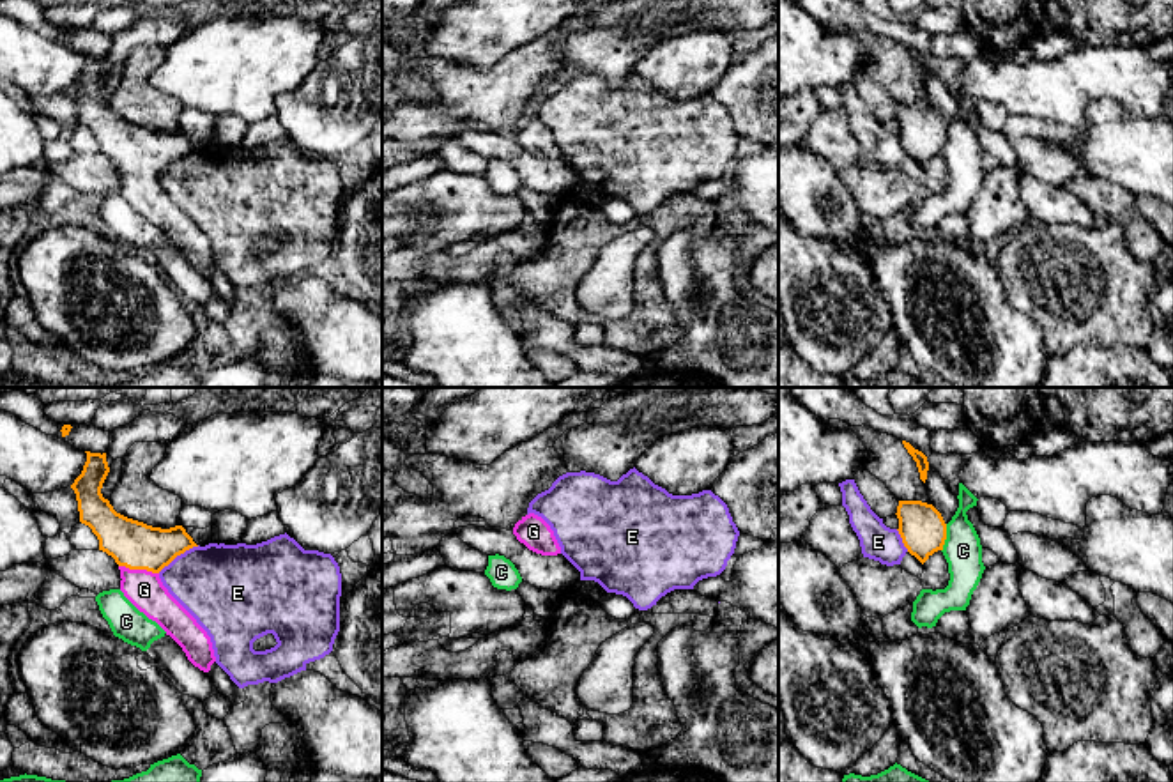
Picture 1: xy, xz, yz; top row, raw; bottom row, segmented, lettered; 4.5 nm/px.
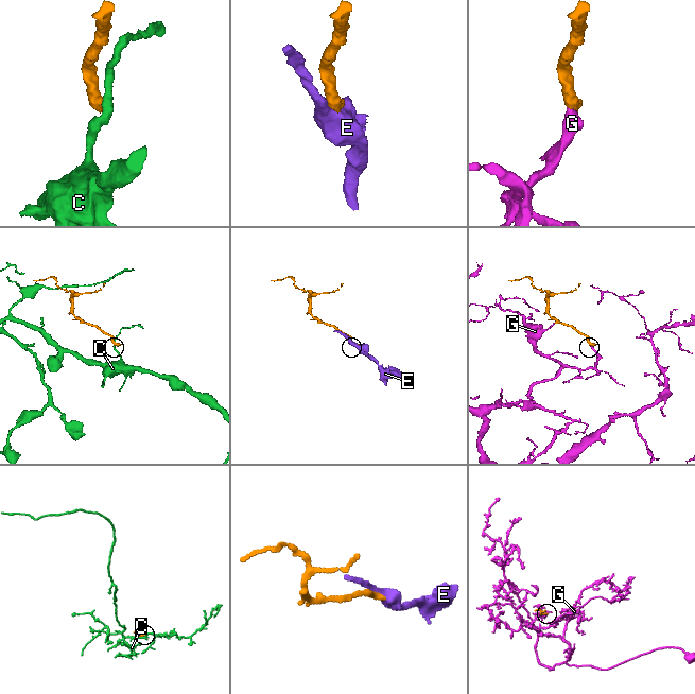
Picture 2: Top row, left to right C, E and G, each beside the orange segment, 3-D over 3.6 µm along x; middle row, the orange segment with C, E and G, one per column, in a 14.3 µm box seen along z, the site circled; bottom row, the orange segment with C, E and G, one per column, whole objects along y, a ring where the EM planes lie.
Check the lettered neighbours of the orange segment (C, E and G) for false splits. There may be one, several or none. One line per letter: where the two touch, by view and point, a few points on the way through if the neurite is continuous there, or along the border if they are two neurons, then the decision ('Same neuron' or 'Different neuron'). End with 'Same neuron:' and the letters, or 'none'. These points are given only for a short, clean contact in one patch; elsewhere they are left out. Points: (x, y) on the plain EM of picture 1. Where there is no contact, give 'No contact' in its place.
C: Touches orange at yz (945, 142). Boundary: yz (947, 128), (947, 142), (942, 154). Different neuron
E: Touches orange at xy (177, 158). Different neuron
G: Touches orange at xy (138, 172). Path across: xy (131, 147), (138, 154), (138, 172), (144, 193). Same neuron
Same neuron: G

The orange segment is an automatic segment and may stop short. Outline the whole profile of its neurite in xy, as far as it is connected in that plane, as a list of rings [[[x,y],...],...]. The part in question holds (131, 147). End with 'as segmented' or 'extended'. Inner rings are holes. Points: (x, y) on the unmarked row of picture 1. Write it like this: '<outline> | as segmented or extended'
[[[85,57],[83,74],[71,88],[78,104],[80,126],[97,140],[99,154],[119,168],[124,200],[156,225],[195,271],[209,276],[216,265],[211,241],[159,182],[165,170],[198,149],[182,129],[161,133],[117,117],[101,97],[110,76],[106,57]]] | extended

